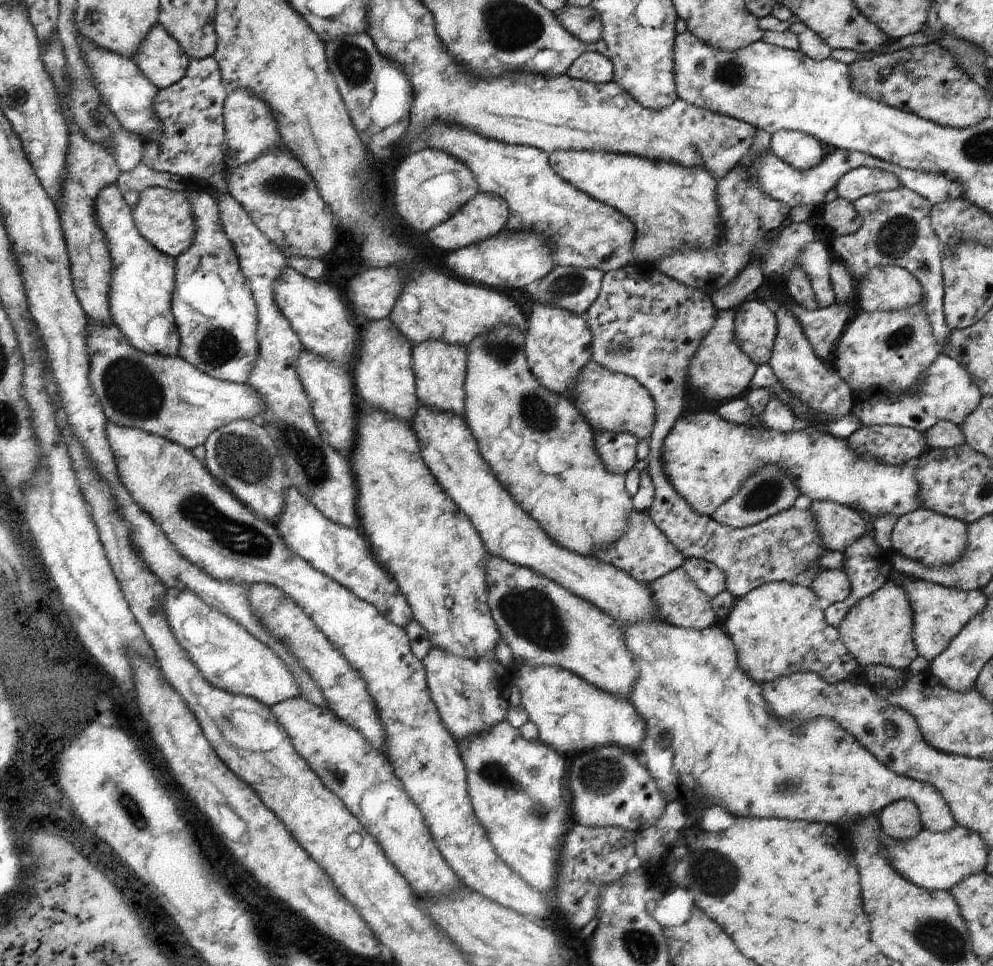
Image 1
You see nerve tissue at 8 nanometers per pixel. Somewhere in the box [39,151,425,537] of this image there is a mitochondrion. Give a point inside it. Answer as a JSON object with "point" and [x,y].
{"point":[132,390]}

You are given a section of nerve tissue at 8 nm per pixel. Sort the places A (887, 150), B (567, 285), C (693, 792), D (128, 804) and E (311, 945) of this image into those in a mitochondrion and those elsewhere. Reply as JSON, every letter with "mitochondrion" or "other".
{"A":"other","B":"mitochondrion","C":"other","D":"mitochondrion","E":"other"}

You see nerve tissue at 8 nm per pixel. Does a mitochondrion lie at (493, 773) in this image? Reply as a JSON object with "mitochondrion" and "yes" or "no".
{"mitochondrion":"yes"}

